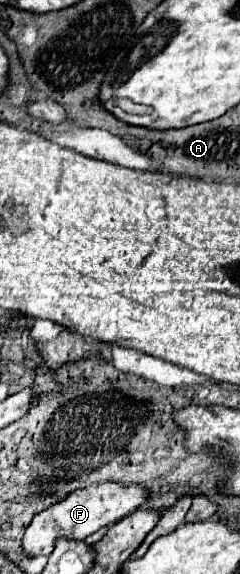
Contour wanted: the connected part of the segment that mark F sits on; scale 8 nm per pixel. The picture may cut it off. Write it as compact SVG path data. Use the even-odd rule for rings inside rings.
M107 481L107 483L97 483L97 485L77 489L77 491L69 493L63 501L43 509L41 513L37 513L33 517L33 521L29 523L25 537L23 537L23 549L29 557L51 555L57 537L85 539L87 535L95 533L103 525L115 523L121 517L133 513L133 509L139 509L147 499L149 499L149 489L145 489L143 485L137 485L137 483L123 485L119 481Z

